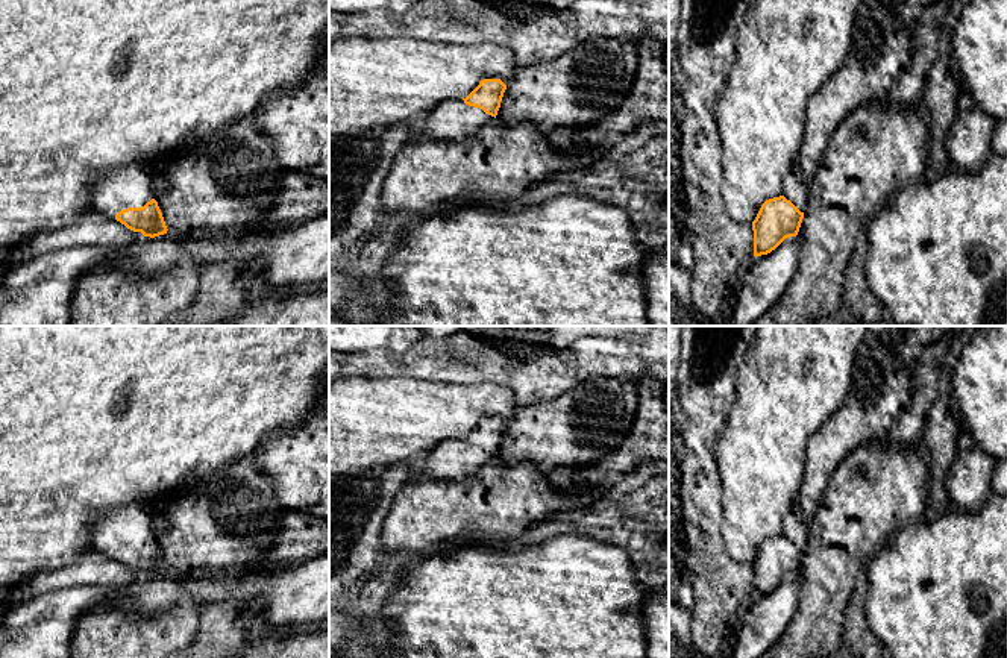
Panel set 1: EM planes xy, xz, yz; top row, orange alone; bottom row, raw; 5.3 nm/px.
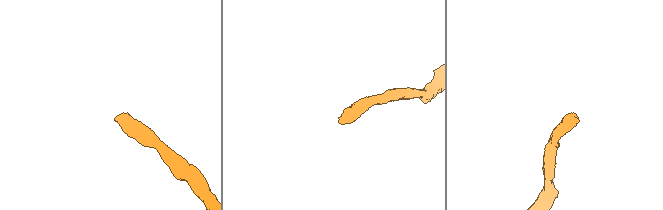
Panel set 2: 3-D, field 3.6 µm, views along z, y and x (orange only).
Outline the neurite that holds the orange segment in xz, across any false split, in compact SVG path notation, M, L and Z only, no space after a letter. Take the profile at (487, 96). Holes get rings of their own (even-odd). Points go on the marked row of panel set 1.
M484 79L461 100L447 100L417 121L414 138L464 141L491 123L500 108L507 85Z

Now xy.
M144 164L115 167L89 179L94 212L114 217L133 232L144 237L167 233L162 212L155 200L152 176Z

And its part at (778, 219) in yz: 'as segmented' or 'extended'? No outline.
extended

